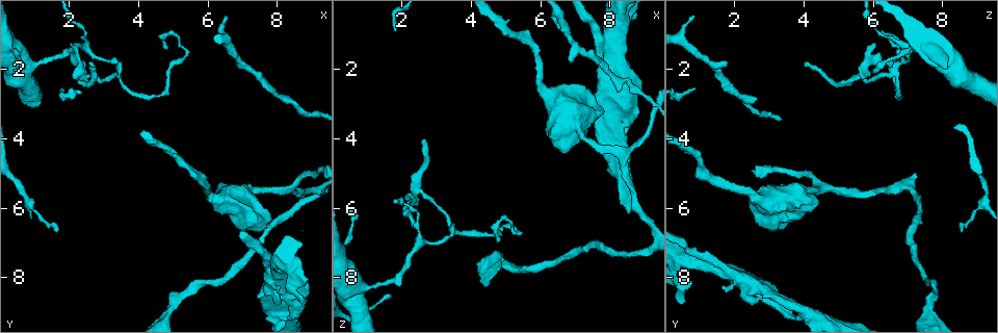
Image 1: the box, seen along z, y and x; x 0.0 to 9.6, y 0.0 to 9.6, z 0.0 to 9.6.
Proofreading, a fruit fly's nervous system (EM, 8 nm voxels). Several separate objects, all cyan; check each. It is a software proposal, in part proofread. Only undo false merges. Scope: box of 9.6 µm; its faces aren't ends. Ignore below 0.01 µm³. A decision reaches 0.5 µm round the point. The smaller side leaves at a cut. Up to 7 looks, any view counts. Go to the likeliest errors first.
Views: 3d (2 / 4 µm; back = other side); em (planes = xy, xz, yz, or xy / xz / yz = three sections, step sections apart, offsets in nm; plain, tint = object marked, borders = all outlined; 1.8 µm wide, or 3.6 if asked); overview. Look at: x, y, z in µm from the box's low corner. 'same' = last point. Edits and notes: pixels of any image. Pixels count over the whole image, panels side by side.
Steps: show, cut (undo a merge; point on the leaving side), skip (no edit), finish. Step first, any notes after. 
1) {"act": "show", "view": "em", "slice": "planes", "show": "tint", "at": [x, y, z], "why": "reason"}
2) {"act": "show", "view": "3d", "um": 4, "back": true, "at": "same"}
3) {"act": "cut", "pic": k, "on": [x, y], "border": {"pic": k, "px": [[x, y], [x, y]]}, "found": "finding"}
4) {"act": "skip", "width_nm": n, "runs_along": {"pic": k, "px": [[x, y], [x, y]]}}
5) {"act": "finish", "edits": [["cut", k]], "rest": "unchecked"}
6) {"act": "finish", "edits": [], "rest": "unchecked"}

{"act": "show", "view": "3d", "um": 4, "at": [6.95, 6.05, 3.15], "why": "thick turns thin"}

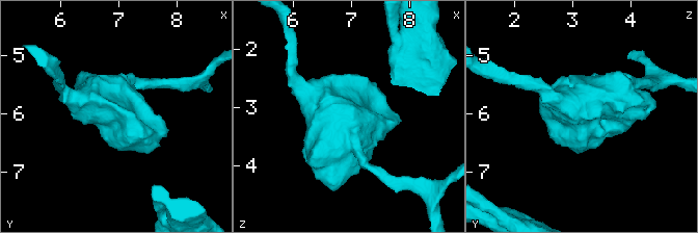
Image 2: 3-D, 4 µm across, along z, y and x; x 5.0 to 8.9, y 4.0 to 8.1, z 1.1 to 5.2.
{"act": "show", "view": "em", "um": 3.6, "slice": "xy", "step": 4, "show": "tint", "at": [7.05, 6.05, 3.20]}

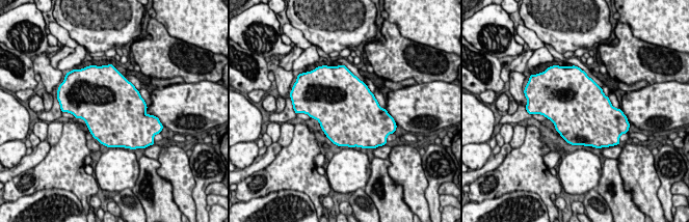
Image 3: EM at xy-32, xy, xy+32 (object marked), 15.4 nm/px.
{"act": "skip", "width_nm": 950, "found": "one neuron here"}

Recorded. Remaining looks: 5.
{"act": "show", "view": "em", "slice": "planes", "show": "tint", "at": [2.65, 2.20, 5.60]}

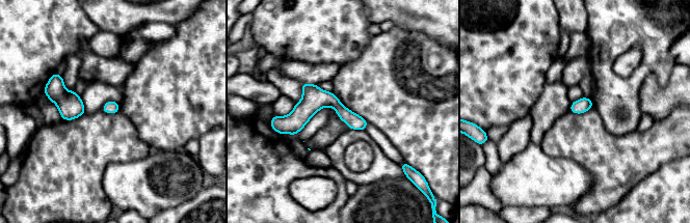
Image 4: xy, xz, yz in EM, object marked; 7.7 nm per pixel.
{"act": "skip", "runs_along": {"pic": 4, "px": [[282, 122], [334, 102], [364, 124]]}, "found": "continuous, no second neuron"}

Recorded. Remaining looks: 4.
{"act": "show", "view": "em", "slice": "planes", "show": "tint", "at": [8.10, 9.15, 4.30]}

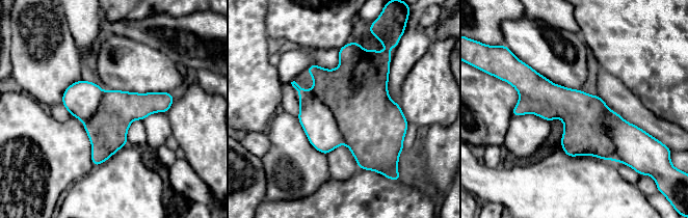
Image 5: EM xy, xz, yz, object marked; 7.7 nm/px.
{"act": "cut", "pic": 5, "on": [318, 123], "border": {"pic": 5, "px": [[309, 90], [329, 109], [345, 142]]}, "found": "a second neuron is stuck on"}

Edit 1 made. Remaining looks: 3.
{"act": "finish", "edits": [["cut", 5]], "rest": "unchecked"}

